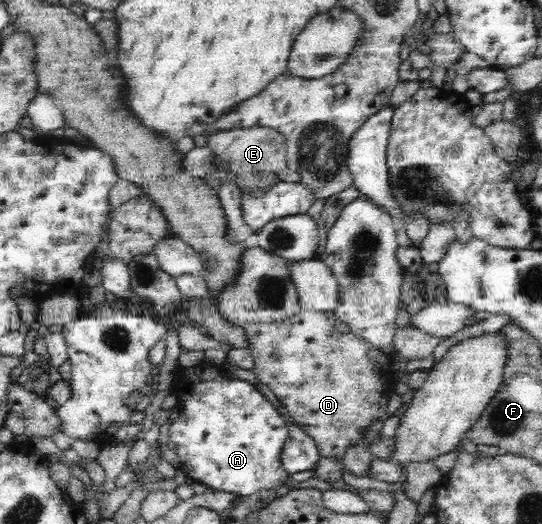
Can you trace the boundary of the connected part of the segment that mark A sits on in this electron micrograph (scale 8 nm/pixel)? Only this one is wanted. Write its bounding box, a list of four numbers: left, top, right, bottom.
[170,362,289,496]

